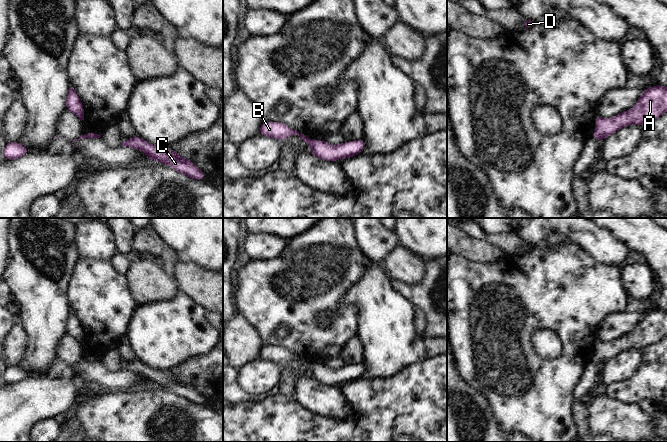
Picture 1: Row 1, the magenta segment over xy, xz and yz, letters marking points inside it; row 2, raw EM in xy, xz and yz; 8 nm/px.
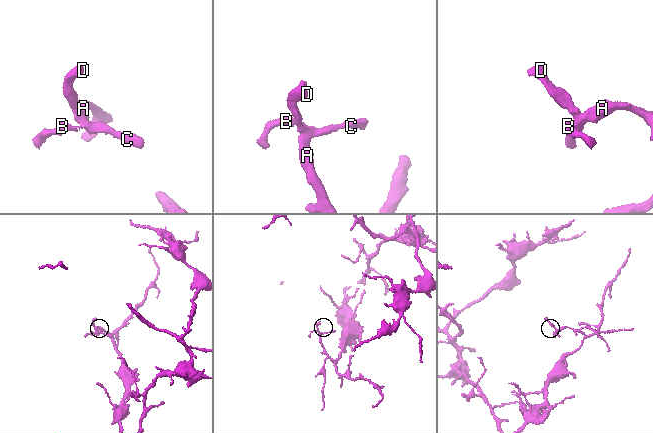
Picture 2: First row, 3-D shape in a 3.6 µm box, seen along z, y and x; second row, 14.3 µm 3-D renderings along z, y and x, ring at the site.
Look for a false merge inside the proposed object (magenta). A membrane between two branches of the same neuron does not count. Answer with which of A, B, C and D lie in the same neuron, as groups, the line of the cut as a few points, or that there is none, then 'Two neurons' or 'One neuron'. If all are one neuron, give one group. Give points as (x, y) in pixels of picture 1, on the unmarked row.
Groups: A C D / B. Split along xz (312, 363), (308, 368). Two neurons

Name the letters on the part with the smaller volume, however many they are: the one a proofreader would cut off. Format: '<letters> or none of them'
B

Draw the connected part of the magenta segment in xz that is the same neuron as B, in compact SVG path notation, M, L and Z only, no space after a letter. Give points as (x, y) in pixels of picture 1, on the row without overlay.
M263 346L259 351L259 359L276 362L284 365L290 359L298 359L302 362L303 366L309 368L313 363L304 358L289 352L282 346Z

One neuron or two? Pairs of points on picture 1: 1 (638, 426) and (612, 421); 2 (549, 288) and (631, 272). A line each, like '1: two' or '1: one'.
1: one
2: two

